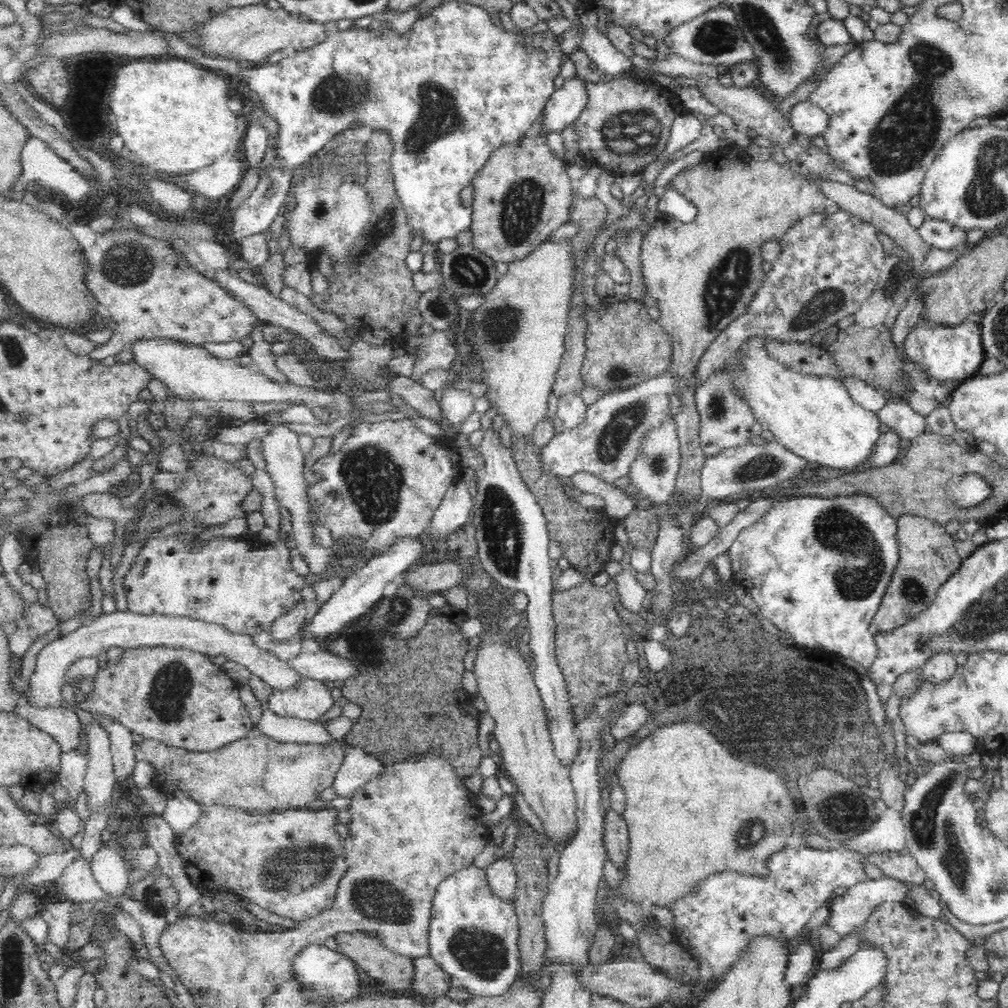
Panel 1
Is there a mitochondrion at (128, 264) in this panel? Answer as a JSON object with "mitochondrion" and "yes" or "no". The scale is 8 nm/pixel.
{"mitochondrion":"yes"}

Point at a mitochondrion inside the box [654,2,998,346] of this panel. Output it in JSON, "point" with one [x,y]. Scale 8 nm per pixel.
{"point":[907,132]}

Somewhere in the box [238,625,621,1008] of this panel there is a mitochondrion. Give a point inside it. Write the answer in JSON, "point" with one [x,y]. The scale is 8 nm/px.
{"point":[296,868]}

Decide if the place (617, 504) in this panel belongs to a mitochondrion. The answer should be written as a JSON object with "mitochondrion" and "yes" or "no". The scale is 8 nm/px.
{"mitochondrion":"no"}

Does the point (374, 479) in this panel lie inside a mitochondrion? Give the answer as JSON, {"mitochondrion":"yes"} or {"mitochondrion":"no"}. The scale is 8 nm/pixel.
{"mitochondrion":"yes"}

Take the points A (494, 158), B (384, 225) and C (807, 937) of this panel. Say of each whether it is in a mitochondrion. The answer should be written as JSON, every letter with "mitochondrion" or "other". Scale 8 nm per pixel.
{"A":"other","B":"mitochondrion","C":"other"}

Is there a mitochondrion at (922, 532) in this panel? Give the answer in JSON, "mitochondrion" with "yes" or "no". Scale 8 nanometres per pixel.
{"mitochondrion":"no"}

